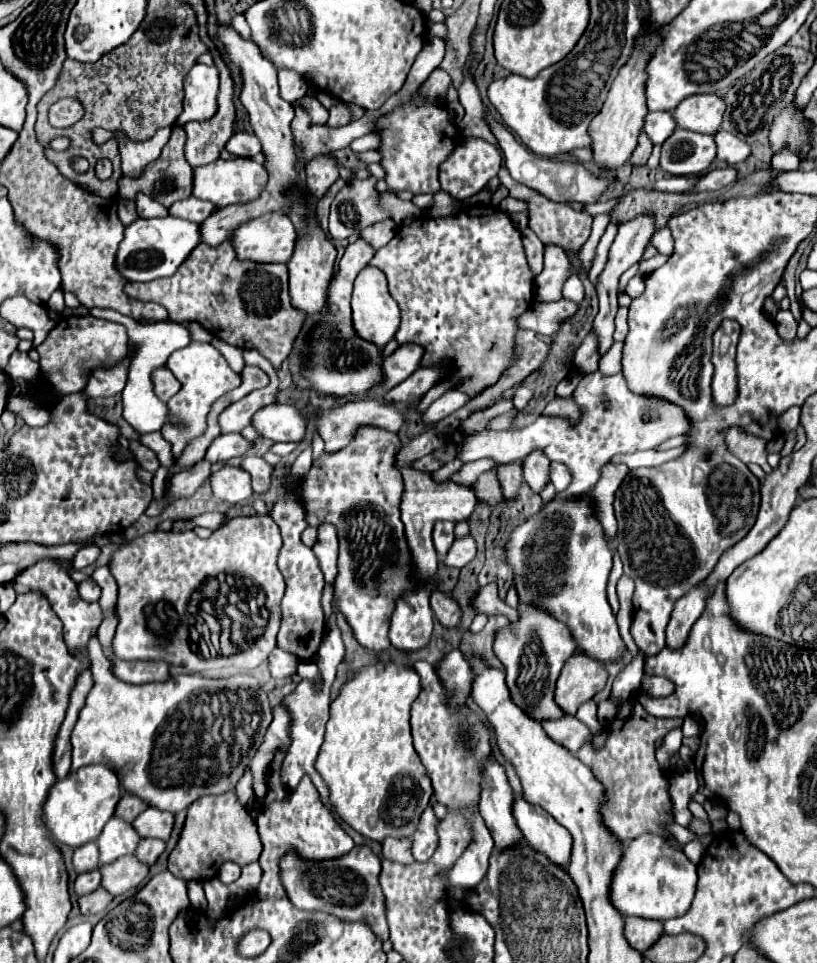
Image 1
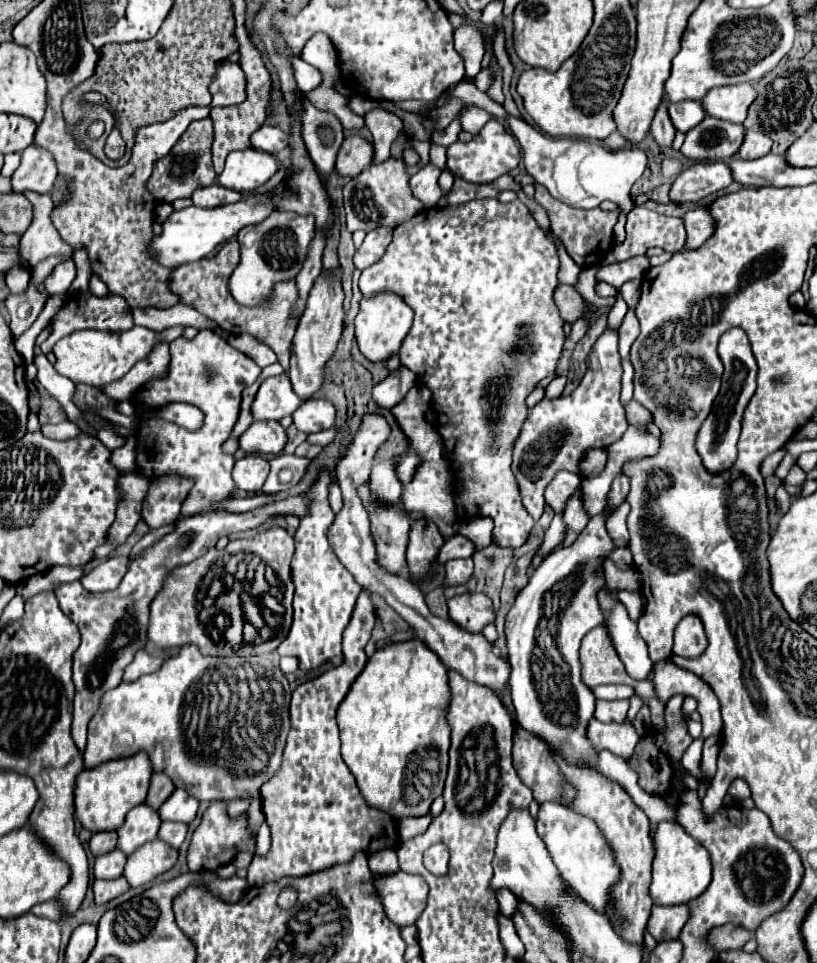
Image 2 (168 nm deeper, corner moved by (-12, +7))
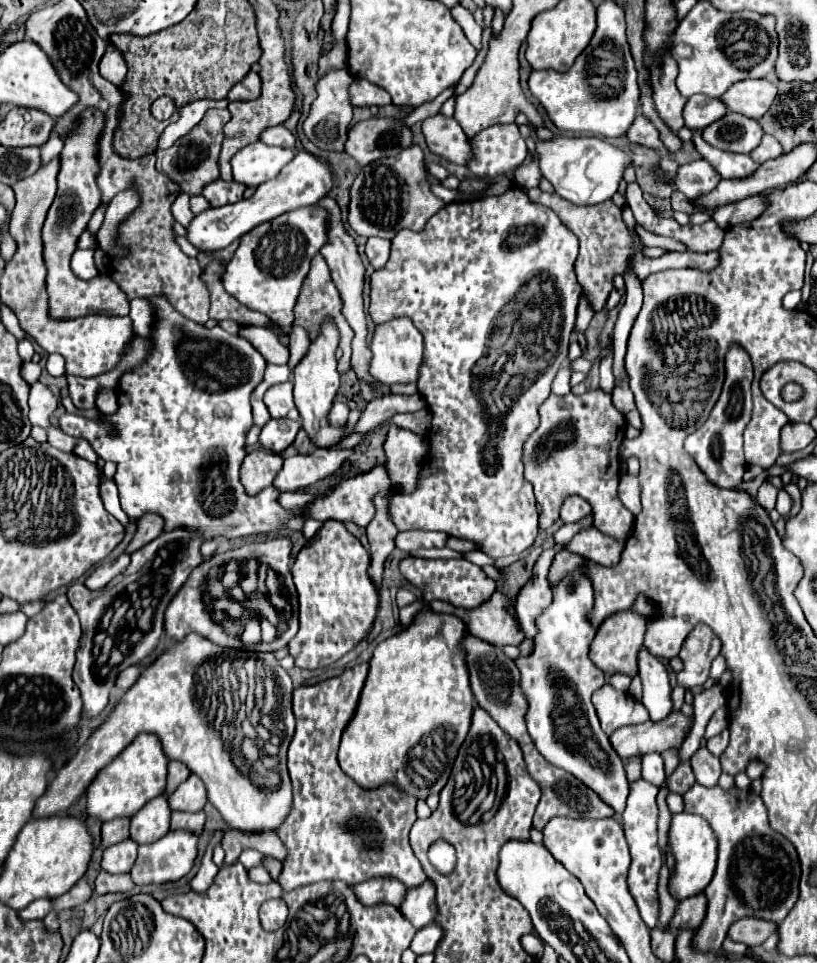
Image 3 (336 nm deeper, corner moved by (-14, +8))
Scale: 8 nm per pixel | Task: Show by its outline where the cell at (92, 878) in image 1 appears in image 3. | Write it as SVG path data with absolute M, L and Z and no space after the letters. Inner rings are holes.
M132 839L116 843L104 851L100 867L112 875L128 873L136 861L136 849L138 849L138 845Z

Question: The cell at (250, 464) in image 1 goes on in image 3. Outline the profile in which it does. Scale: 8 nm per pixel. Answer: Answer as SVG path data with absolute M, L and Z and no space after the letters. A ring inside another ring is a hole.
M316 449L310 455L294 455L294 457L286 457L284 465L280 469L280 473L274 479L274 487L282 489L282 491L298 491L300 487L308 487L328 475L332 475L346 457L350 457L352 451L334 451L334 449Z

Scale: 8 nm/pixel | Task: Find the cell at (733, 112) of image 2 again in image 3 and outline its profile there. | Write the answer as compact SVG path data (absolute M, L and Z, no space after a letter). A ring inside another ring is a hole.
M746 79L734 83L720 99L728 111L744 113L750 119L760 119L772 105L778 89L766 79Z

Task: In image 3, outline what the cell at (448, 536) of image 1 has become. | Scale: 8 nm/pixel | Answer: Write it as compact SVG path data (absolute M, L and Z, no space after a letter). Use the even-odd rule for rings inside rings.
M390 425L388 429L388 437L384 443L384 451L386 451L386 467L392 479L392 485L400 491L400 493L412 493L412 489L418 487L418 473L422 469L422 457L426 457L426 449L430 449L430 445L426 445L426 437L412 433L408 429Z

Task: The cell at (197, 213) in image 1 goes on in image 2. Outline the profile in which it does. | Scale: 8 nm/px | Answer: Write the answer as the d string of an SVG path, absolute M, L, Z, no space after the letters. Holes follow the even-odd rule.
M214 182L210 186L204 186L204 188L196 190L196 194L192 194L192 202L200 208L216 208L216 206L222 206L222 204L238 202L240 198L242 198L240 192L218 186L218 182Z

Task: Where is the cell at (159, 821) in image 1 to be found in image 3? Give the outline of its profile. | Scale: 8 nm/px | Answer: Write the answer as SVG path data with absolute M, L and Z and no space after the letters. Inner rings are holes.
M190 775L170 797L170 809L172 811L186 811L186 813L198 813L206 805L206 789L204 783L196 777Z

